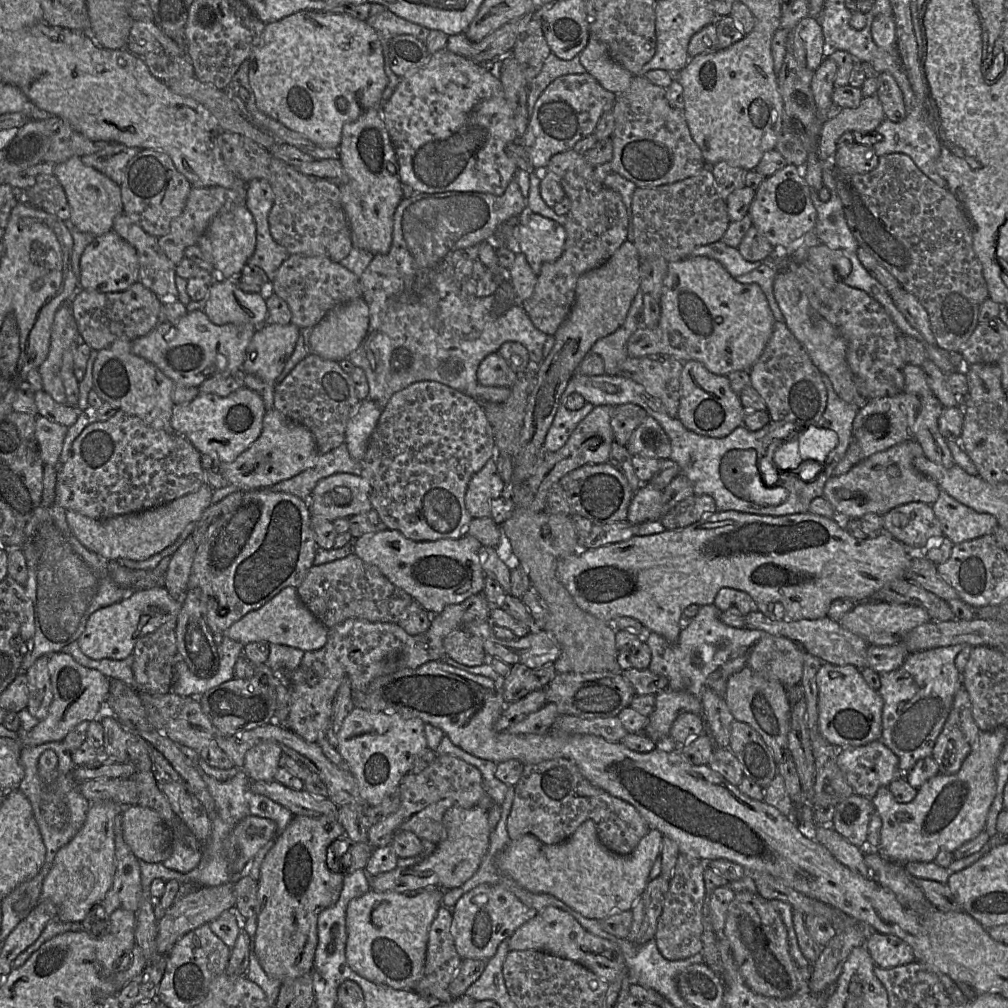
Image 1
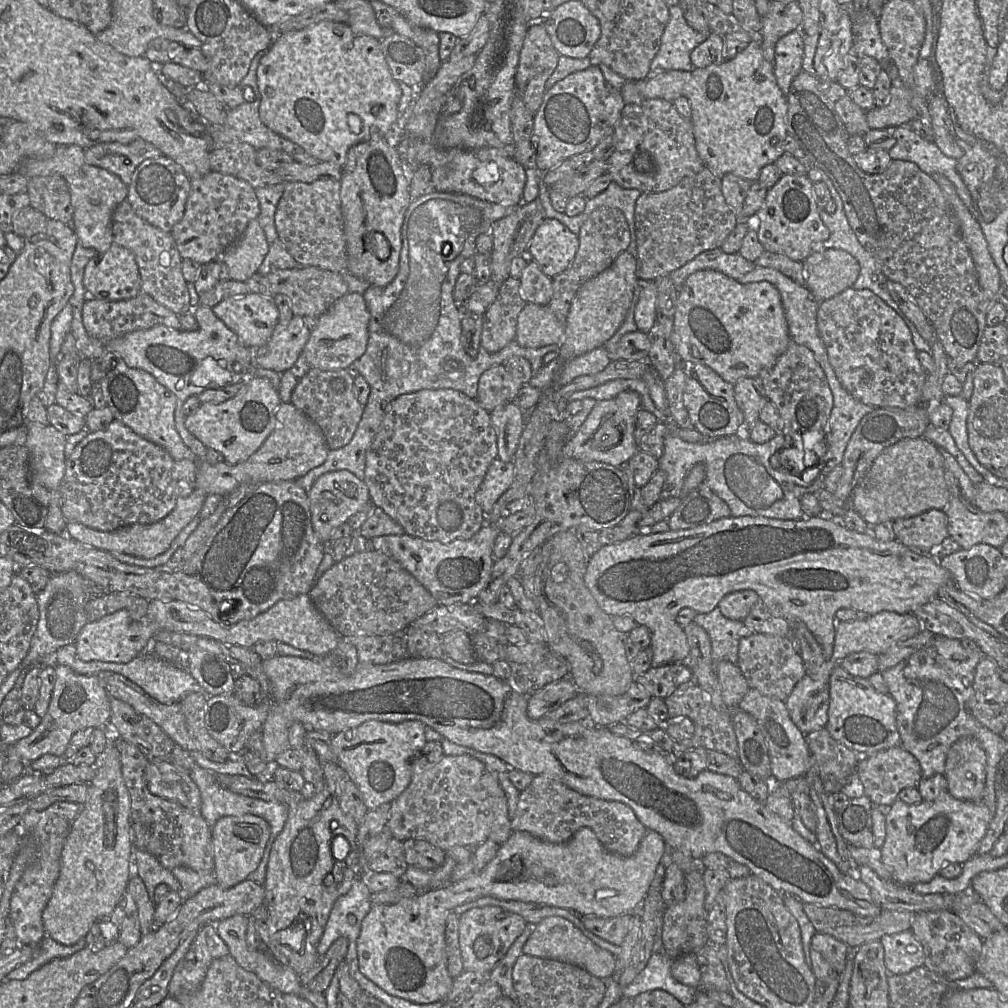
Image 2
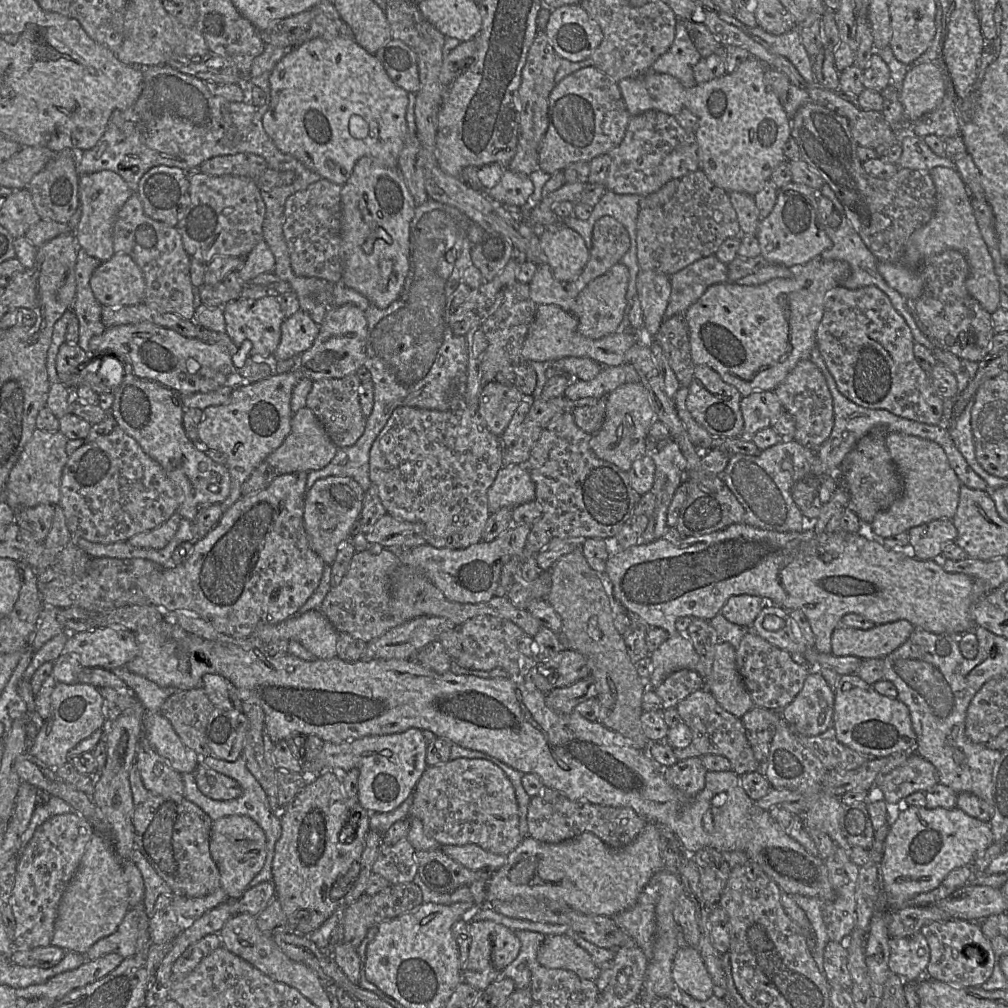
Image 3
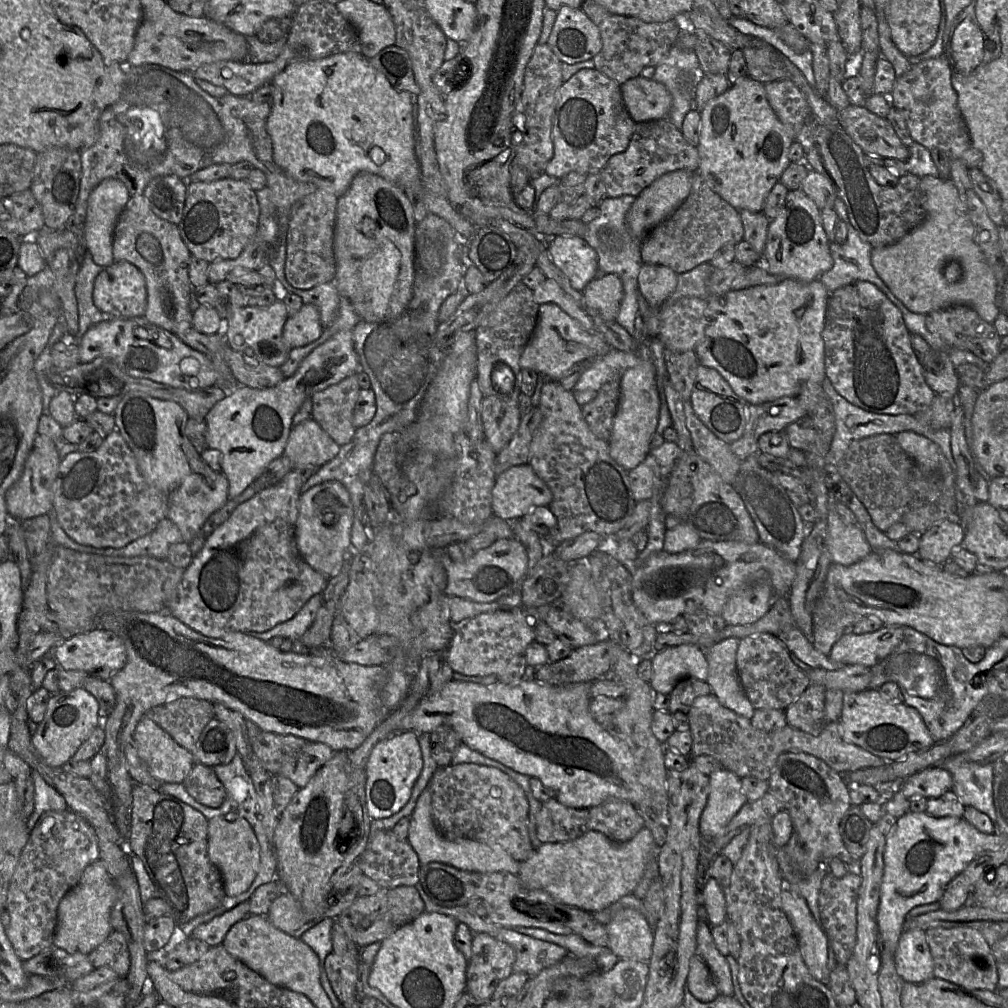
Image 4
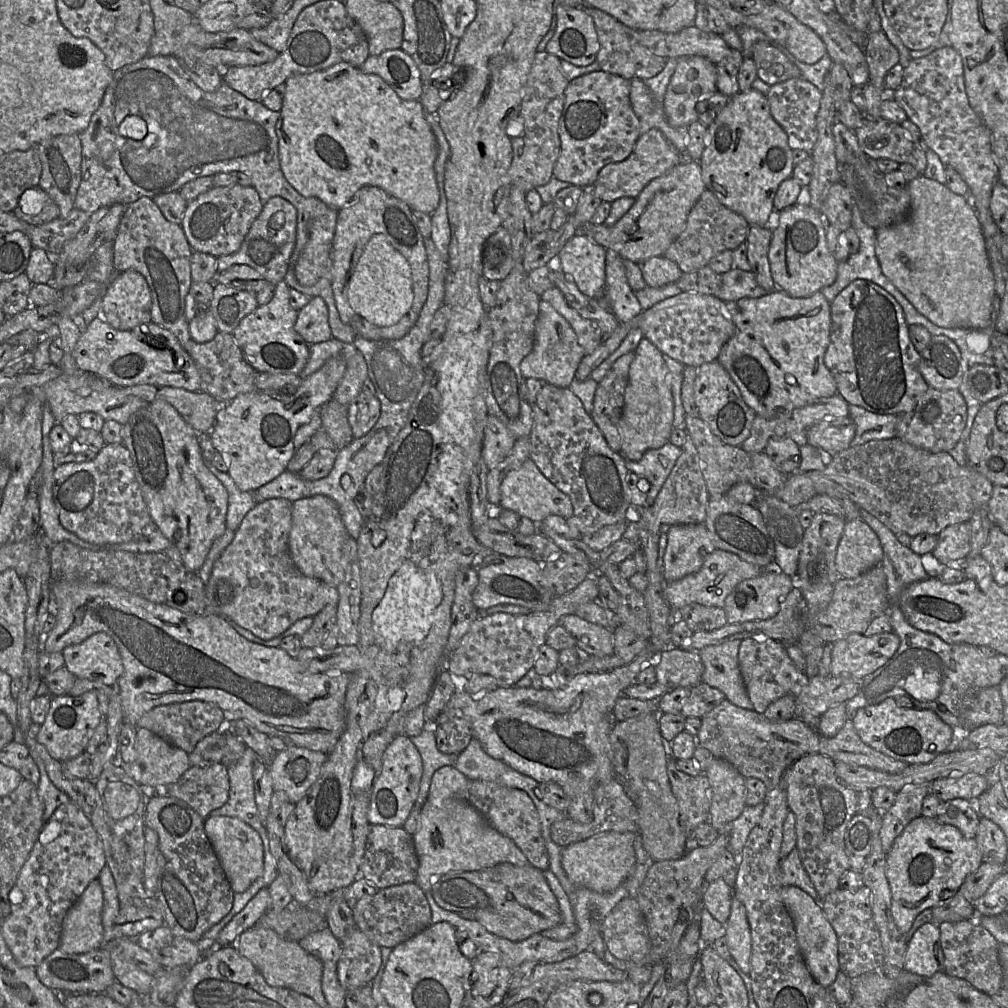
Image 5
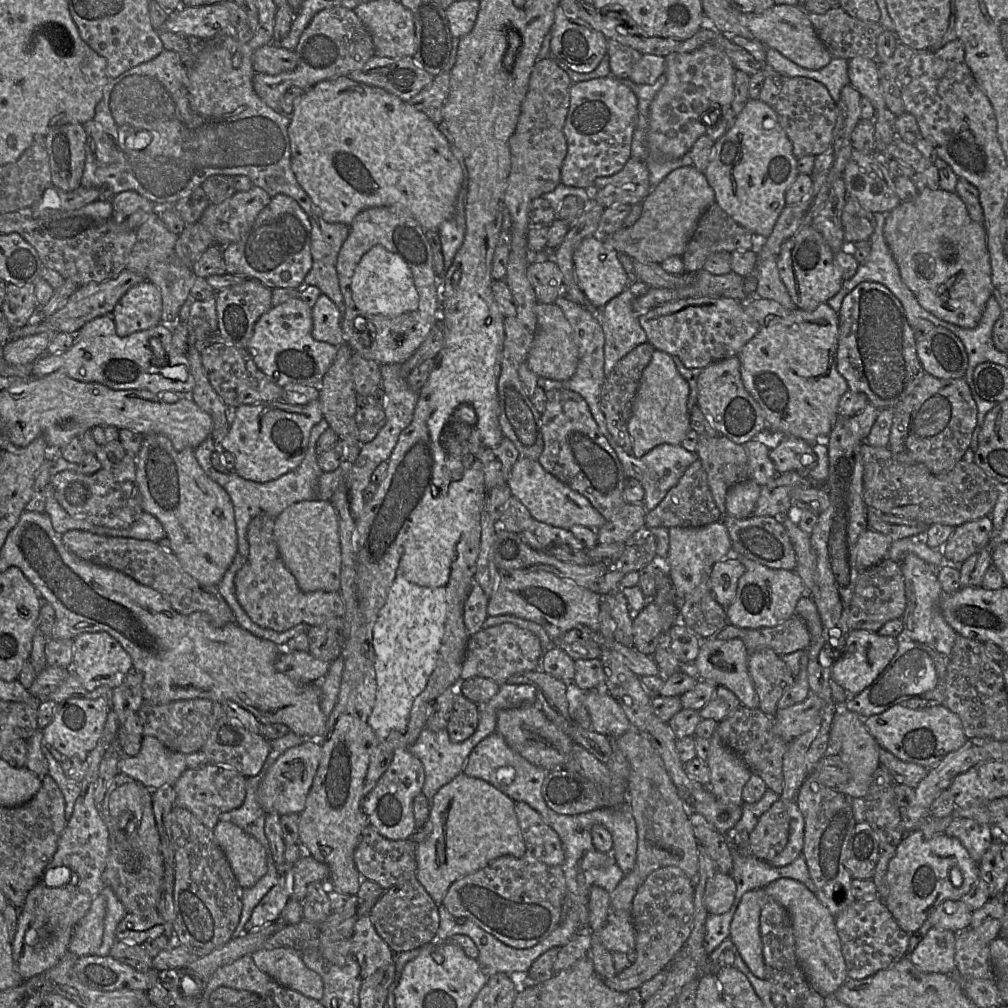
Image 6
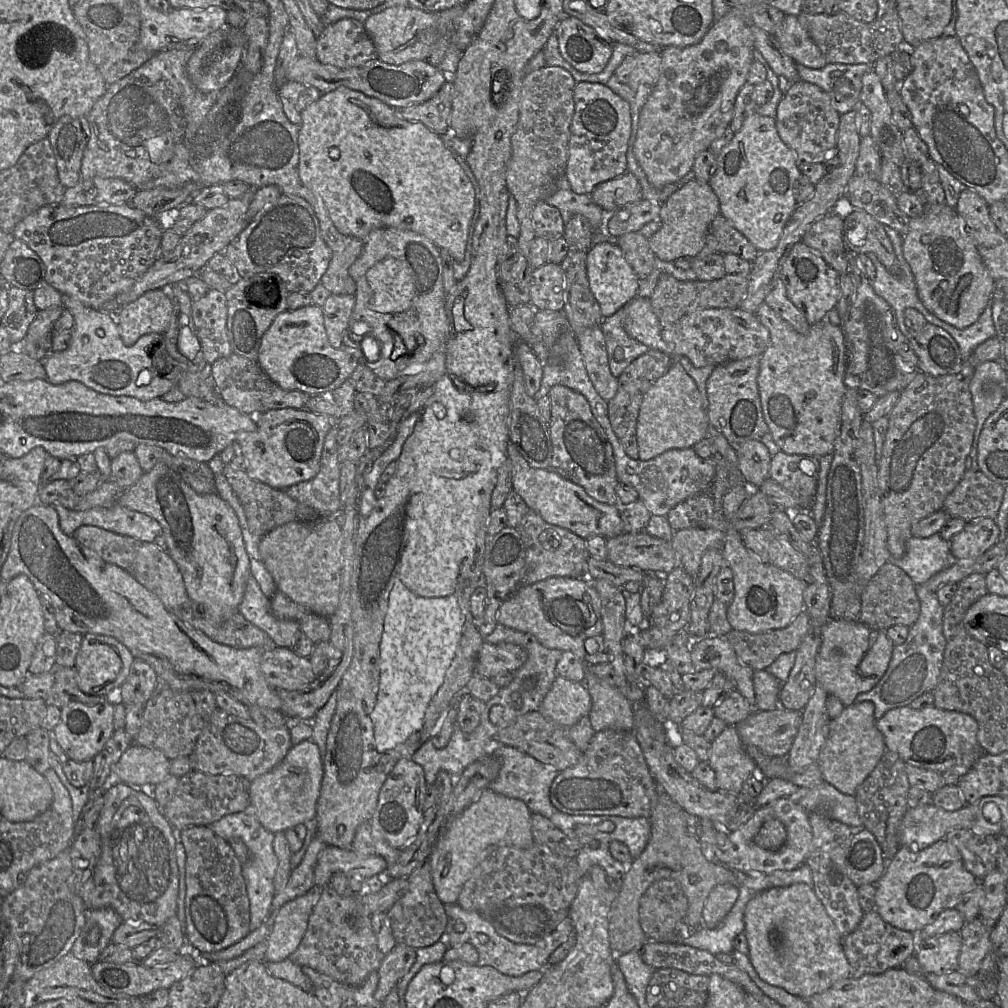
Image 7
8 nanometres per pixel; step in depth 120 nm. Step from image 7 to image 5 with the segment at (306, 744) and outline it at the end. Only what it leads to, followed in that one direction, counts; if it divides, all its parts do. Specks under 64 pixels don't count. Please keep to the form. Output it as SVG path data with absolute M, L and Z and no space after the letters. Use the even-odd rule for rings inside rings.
M292 746L279 751L268 765L274 791L283 791L296 804L319 776L327 753Z

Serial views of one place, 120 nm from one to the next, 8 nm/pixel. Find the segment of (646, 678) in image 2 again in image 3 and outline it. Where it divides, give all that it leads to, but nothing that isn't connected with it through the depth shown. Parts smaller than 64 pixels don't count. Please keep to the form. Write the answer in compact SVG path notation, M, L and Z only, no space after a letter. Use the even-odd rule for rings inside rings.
M681 669L671 673L654 692L661 698L663 708L669 709L703 688L706 688L705 681L695 670Z

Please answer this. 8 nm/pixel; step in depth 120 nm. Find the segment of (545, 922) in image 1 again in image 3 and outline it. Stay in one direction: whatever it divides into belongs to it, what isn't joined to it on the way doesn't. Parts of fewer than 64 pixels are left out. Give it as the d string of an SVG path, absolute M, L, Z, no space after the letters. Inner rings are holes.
M564 934L546 936L537 960L546 968L568 970L588 980L596 981L600 974L589 953Z

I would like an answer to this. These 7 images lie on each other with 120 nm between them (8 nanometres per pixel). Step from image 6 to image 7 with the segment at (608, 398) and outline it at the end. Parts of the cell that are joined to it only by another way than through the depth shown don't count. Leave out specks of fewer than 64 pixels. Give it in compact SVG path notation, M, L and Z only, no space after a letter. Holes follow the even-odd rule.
M649 349L645 354L632 361L617 378L617 393L608 401L608 417L612 429L621 442L626 454L632 459L639 459L636 430L643 398L653 383L667 373L672 362L673 357L661 351Z

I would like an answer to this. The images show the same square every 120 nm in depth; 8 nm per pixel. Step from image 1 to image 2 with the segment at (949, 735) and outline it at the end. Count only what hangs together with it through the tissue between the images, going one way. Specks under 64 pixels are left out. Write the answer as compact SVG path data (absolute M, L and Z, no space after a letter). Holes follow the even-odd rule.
M970 736L959 738L947 753L943 775L952 797L984 802L986 753L981 743Z

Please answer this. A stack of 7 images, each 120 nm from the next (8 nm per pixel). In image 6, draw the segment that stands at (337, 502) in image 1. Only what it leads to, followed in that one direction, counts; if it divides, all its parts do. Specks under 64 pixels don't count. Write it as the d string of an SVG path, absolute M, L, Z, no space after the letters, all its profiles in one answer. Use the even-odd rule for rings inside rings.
M301 501L275 519L274 539L284 565L303 592L336 592L341 584L341 546L338 521L330 501Z

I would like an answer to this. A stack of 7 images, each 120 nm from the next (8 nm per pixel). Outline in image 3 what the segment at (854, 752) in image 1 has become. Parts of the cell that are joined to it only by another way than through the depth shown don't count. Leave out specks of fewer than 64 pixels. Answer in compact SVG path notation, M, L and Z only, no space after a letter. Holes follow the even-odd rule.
M912 752L906 762L875 782L887 804L898 804L915 792L927 792L939 783L936 768L923 757Z

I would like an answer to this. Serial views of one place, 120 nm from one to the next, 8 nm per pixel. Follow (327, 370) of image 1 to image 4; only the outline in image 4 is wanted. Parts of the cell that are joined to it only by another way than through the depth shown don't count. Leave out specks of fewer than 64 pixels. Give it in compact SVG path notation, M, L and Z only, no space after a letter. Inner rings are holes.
M353 373L312 396L312 418L339 446L349 443L356 432L352 419L360 389Z

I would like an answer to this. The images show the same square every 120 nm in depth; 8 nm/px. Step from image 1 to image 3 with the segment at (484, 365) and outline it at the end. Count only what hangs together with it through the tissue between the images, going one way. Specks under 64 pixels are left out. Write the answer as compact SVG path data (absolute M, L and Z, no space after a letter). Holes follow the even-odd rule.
M489 382L482 388L478 413L489 431L500 437L524 398L515 385Z

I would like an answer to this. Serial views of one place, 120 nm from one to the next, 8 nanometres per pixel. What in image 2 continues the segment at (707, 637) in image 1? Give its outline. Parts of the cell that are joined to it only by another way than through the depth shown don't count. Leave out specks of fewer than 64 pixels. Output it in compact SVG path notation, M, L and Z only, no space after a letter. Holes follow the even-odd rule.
M718 606L709 613L697 613L693 622L709 635L715 670L717 663L723 660L737 664L740 640L755 633L742 621L725 617Z

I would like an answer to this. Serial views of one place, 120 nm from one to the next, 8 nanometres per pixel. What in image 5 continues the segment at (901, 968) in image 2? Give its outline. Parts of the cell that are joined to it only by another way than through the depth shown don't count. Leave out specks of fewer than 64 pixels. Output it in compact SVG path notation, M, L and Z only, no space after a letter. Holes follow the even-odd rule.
M925 923L907 943L903 969L920 976L932 976L942 971L943 962L939 927L935 923Z

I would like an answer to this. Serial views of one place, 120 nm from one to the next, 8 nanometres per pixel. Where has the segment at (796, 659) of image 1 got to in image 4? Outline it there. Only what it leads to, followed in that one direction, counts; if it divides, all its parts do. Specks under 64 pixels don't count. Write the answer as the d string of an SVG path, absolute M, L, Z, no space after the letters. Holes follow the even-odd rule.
M769 633L754 634L739 640L736 668L741 685L755 709L786 710L810 685L808 674L790 659L786 645Z

